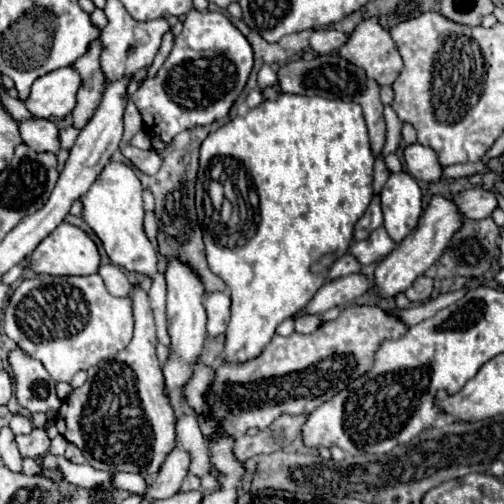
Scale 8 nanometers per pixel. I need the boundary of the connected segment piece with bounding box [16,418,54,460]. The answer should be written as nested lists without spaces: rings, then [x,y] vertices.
[[[46,418],[44,428],[34,428],[30,434],[26,436],[16,436],[16,444],[20,448],[22,458],[40,458],[44,454],[48,454],[50,448],[50,438],[46,434],[46,428],[54,424],[54,418]]]

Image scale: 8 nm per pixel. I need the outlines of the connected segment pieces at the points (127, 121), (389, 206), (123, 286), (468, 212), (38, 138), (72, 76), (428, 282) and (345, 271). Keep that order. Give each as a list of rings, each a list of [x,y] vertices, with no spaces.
[[[128,100],[124,112],[126,112],[124,114],[124,142],[128,142],[138,130],[144,128],[144,124],[142,124],[142,116],[140,116],[140,112],[132,100]]]
[[[408,172],[390,174],[382,192],[384,228],[388,236],[400,244],[418,224],[422,214],[422,192]]]
[[[114,264],[100,266],[98,274],[102,276],[102,280],[104,280],[104,284],[112,296],[128,296],[130,294],[132,284],[128,282],[126,274],[118,266],[114,266]]]
[[[464,190],[462,194],[458,194],[454,198],[454,202],[458,204],[460,212],[472,220],[482,220],[482,218],[488,218],[494,208],[498,208],[498,200],[496,200],[496,194],[494,192],[488,192],[488,190]]]
[[[24,120],[20,122],[20,136],[36,152],[58,152],[60,136],[58,128],[50,120]]]
[[[70,66],[54,70],[32,84],[24,104],[34,118],[64,118],[76,106],[76,90],[80,84],[80,76]]]
[[[418,276],[414,284],[404,290],[404,294],[410,302],[424,302],[432,294],[432,290],[434,290],[434,280],[428,276]]]
[[[344,254],[342,258],[338,258],[330,270],[328,270],[328,280],[336,280],[336,278],[342,278],[342,276],[348,276],[352,272],[360,272],[360,264],[350,256],[350,254]]]

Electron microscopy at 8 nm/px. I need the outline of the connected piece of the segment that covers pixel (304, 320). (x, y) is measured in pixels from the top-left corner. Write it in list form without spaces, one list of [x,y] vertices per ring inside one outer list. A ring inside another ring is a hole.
[[[304,314],[296,320],[296,332],[300,334],[312,334],[318,326],[322,324],[320,316],[312,316],[312,314]]]

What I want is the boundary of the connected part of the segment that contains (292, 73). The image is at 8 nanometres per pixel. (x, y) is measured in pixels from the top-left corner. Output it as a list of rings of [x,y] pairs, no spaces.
[[[326,54],[326,56],[316,56],[316,60],[306,62],[306,60],[294,60],[288,62],[286,66],[280,66],[276,70],[278,82],[274,86],[266,86],[262,90],[266,100],[274,100],[276,96],[288,92],[288,94],[300,94],[300,96],[322,96],[322,98],[340,98],[340,100],[352,100],[362,106],[362,114],[366,118],[368,134],[370,134],[370,146],[374,156],[378,156],[384,148],[386,140],[386,124],[382,116],[382,102],[380,102],[380,86],[374,80],[368,80],[366,74],[352,66],[350,62],[342,60],[338,54]]]

